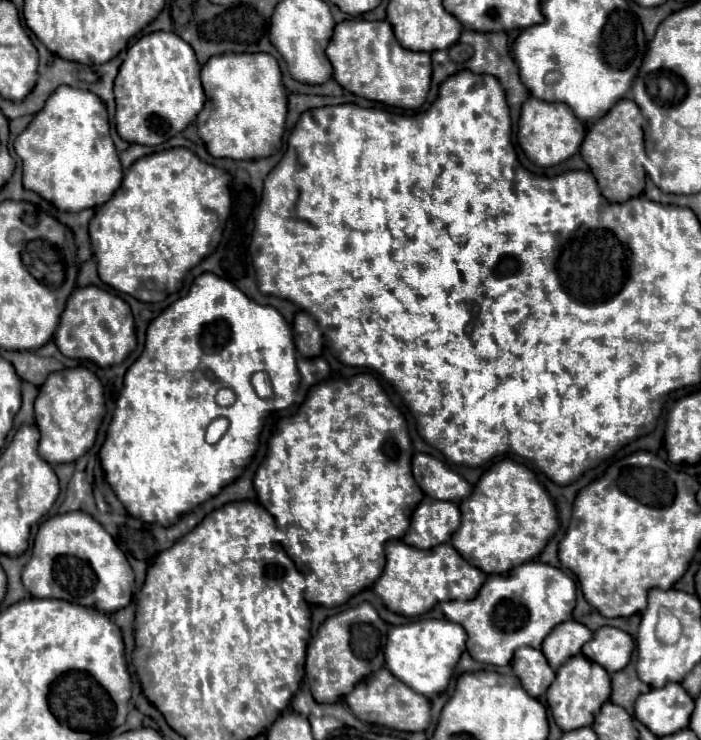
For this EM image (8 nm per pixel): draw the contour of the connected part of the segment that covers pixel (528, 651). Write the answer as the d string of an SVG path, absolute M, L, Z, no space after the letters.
M523 646L515 650L511 668L515 676L521 680L527 694L531 694L533 698L539 698L541 694L545 694L547 686L551 686L551 682L555 680L555 672L547 664L543 652L531 646Z

